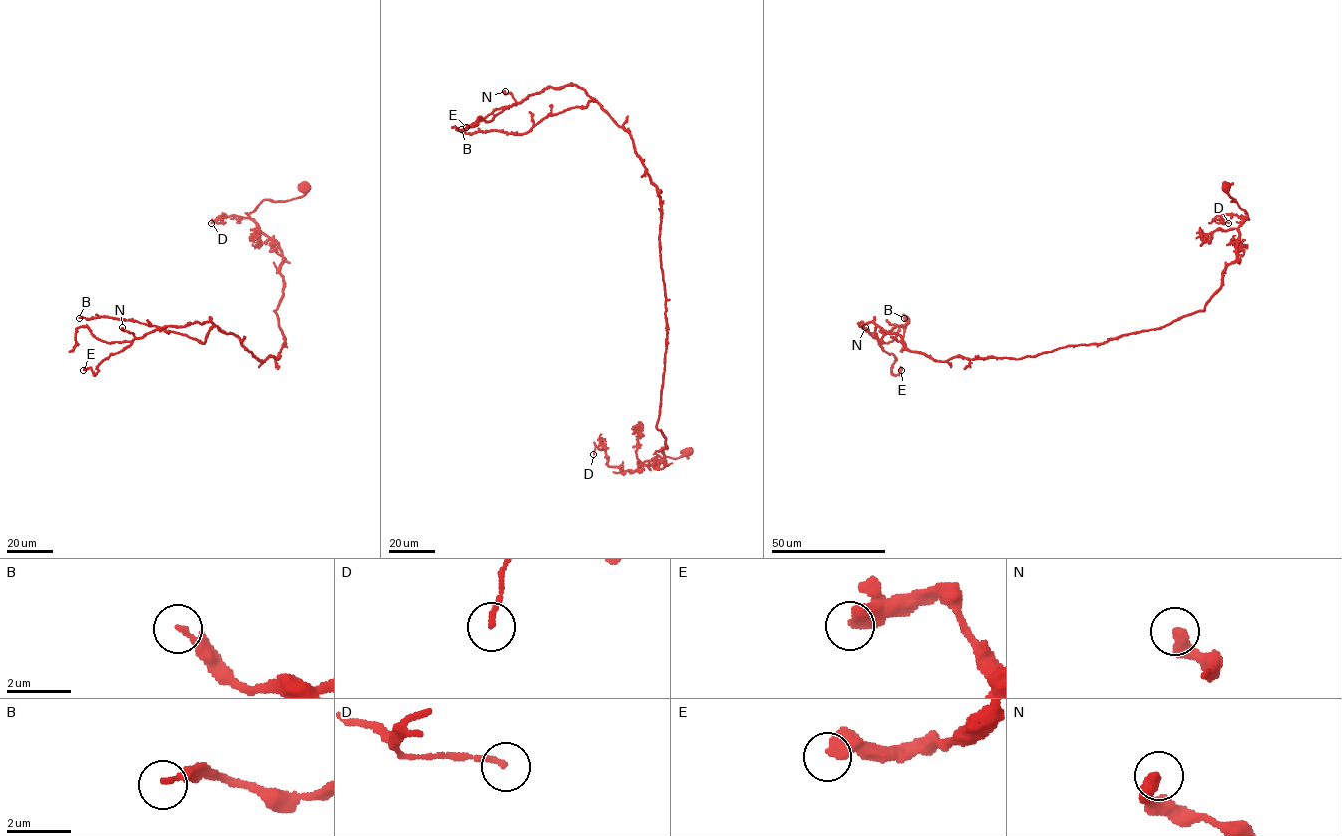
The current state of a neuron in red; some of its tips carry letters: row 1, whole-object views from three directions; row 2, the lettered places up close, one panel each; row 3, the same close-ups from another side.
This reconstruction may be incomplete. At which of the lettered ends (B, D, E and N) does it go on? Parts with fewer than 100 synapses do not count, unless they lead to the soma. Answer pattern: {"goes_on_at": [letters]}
{"goes_on_at": ["B"]}

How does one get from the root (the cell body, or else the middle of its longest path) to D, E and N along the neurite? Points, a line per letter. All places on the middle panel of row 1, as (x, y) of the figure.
D: (686, 452), (677, 458), (646, 460), (631, 473), (609, 466), (604, 448), (596, 446), (593, 454)
E: (686, 452), (631, 472), (665, 461), (667, 340), (660, 198), (631, 135), (575, 85), (466, 127)
N: (686, 452), (631, 472), (665, 461), (667, 340), (660, 198), (631, 135), (575, 85), (518, 102), (505, 91)

